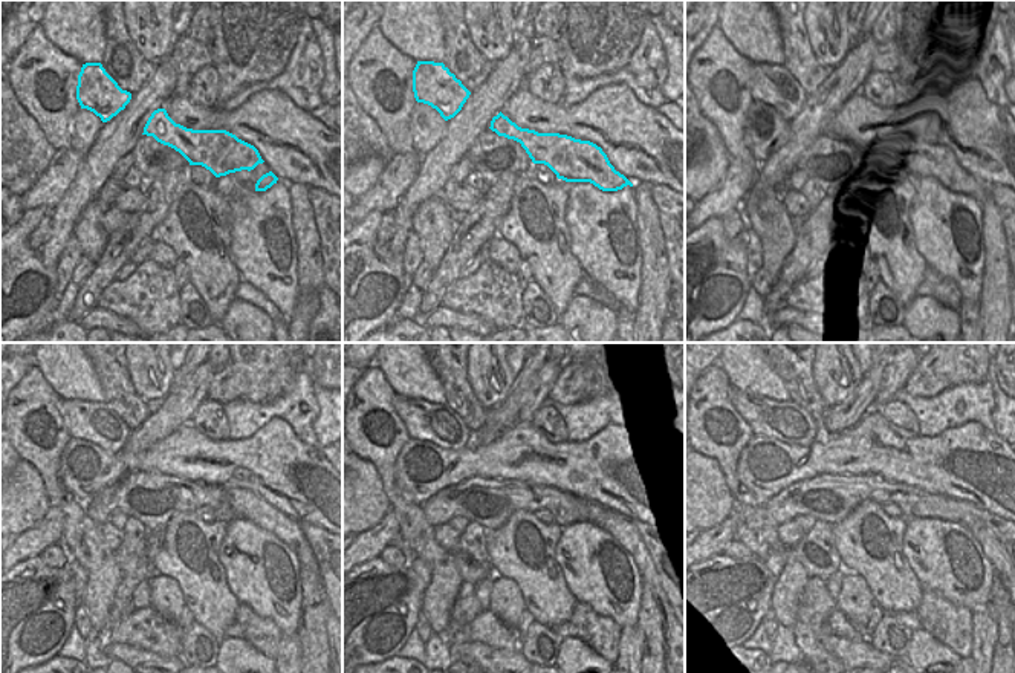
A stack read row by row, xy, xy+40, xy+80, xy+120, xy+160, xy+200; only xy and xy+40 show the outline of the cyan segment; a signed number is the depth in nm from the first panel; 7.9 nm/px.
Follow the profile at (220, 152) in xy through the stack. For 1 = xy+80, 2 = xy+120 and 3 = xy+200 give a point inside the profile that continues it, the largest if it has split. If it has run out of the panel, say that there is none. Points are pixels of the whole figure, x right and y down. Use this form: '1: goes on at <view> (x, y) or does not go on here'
1: goes on at xy+80 (913, 159)
2: goes on at xy+120 (246, 505)
3: goes on at xy+200 (992, 548)

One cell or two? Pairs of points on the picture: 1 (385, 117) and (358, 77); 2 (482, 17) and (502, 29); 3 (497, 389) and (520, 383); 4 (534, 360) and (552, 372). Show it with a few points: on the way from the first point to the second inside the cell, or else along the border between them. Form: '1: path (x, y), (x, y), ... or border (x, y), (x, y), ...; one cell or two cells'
1: path (381, 107), (367, 86); one cell
2: path (486, 19), (497, 29); one cell
3: border (518, 373), (509, 393), (488, 410); two cells
4: border (549, 358), (535, 375), (528, 398); two cells

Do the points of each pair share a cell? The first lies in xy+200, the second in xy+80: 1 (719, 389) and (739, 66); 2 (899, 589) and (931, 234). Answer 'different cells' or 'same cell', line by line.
1: same cell
2: different cells

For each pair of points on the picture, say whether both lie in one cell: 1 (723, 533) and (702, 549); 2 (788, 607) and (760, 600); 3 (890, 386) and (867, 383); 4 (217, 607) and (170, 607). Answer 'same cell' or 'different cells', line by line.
1: same cell
2: different cells
3: different cells
4: different cells

